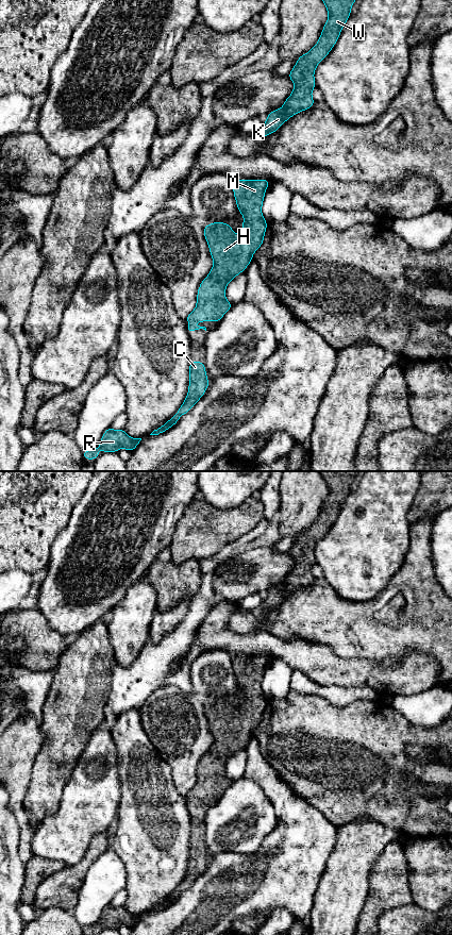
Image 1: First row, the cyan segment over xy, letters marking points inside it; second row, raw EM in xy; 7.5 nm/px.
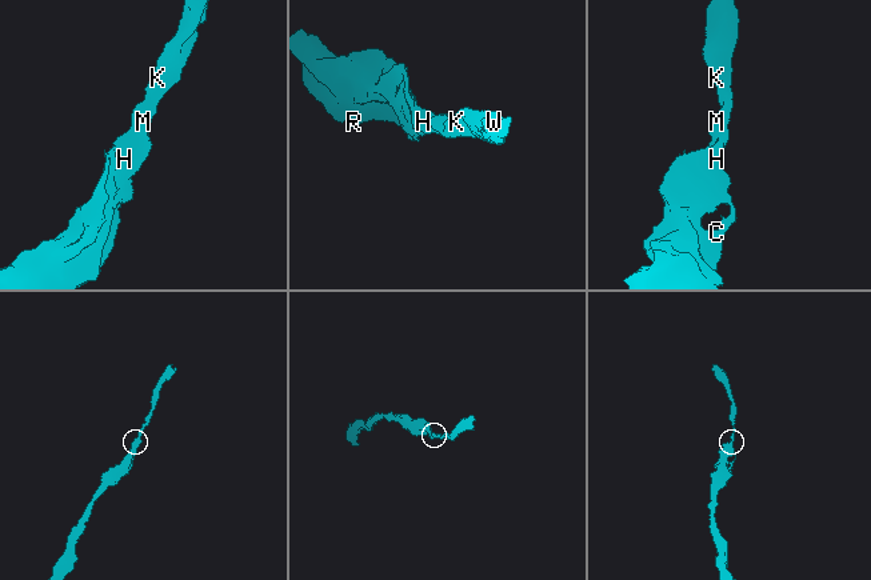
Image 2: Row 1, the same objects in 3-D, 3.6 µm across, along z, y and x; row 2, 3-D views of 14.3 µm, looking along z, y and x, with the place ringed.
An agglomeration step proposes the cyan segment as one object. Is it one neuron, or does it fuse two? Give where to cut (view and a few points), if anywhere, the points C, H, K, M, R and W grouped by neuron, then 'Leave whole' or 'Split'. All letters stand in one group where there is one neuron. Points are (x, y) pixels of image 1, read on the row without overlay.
No split. Groups: C H K M R W. Leave whole

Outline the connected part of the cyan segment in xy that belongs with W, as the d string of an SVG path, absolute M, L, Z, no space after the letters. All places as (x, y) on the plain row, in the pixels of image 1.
M320 471L327 486L325 499L317 520L312 527L301 532L288 554L294 558L295 565L285 577L283 584L270 588L258 610L264 615L277 608L279 604L291 592L311 585L315 578L312 567L316 564L314 549L317 541L329 531L335 522L346 498L351 492L351 484L359 471Z

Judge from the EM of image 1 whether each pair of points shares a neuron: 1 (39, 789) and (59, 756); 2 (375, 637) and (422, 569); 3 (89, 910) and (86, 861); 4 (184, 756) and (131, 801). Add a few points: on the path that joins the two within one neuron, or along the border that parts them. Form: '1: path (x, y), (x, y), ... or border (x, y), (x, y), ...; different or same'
1: path (47, 781), (53, 765); same
2: path (369, 618), (369, 612), (397, 585), (403, 583); same
3: border (104, 852), (87, 870), (78, 894); different
4: border (155, 749), (170, 768), (171, 780), (178, 792); different

